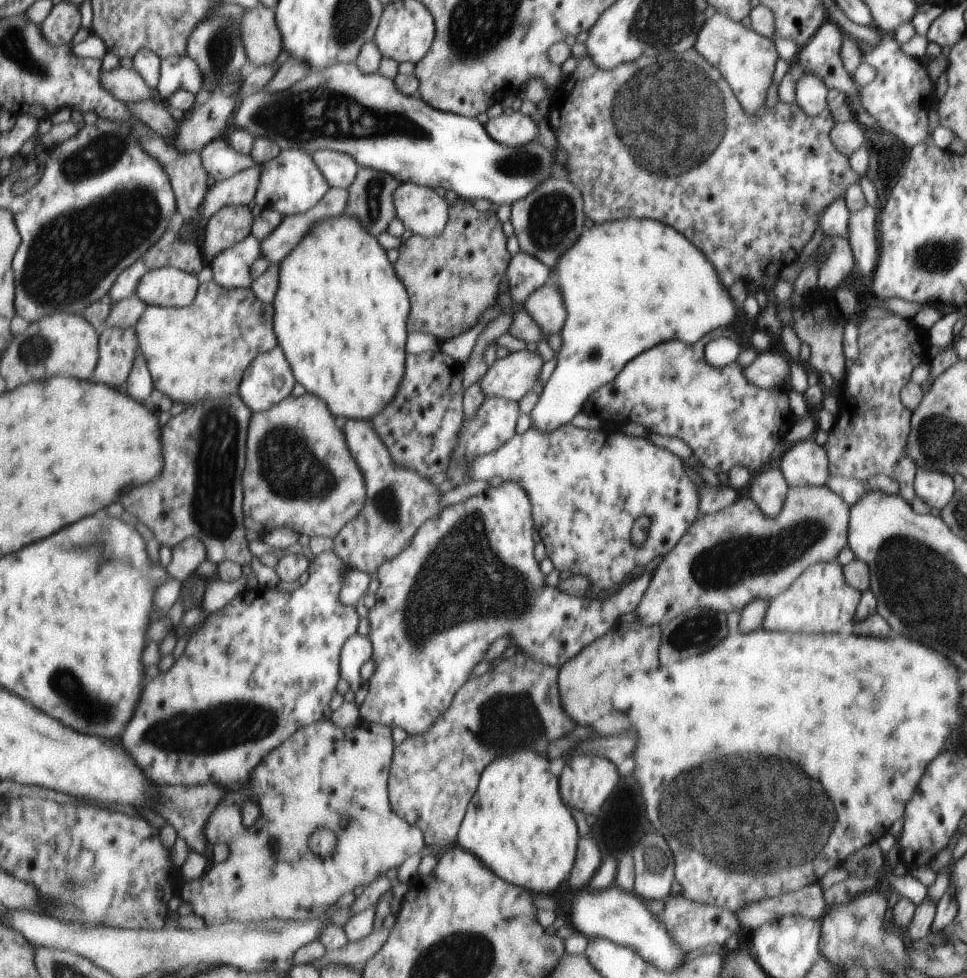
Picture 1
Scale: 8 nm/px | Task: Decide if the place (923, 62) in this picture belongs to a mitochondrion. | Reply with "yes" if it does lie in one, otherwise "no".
no

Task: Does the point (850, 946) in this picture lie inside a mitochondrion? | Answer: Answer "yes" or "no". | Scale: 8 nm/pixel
yes

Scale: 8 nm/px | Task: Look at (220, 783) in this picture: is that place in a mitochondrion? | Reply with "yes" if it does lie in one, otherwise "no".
no

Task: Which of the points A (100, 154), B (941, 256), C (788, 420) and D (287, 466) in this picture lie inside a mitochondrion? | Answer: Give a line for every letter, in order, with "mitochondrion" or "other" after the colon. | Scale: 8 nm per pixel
A: mitochondrion
B: mitochondrion
C: other
D: mitochondrion

